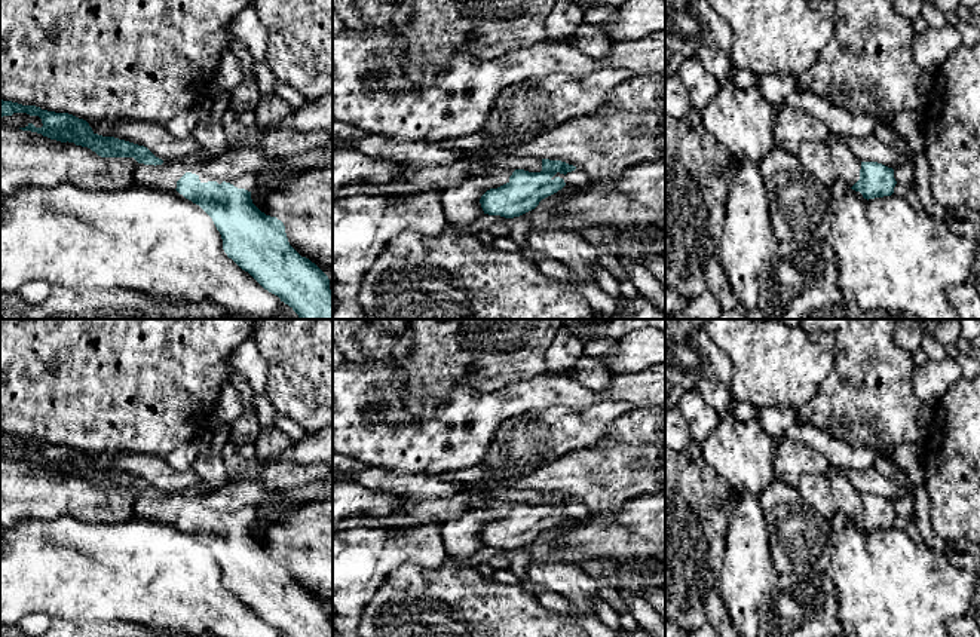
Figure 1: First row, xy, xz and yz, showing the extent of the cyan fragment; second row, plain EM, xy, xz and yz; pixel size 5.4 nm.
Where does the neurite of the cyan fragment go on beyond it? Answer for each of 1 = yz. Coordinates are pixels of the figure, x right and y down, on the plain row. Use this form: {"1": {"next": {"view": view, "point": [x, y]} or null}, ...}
{"1": {"next": null}}

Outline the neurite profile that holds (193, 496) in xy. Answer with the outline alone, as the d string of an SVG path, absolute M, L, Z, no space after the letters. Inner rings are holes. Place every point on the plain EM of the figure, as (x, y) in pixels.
M199 478L193 489L181 491L163 493L162 497L138 496L134 502L134 518L153 520L163 524L174 524L177 514L186 506L202 506L203 496L209 486L205 480Z

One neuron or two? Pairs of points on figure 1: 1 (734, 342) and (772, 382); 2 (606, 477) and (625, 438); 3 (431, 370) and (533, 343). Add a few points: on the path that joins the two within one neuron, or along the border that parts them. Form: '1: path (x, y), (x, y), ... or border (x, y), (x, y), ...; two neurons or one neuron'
1: path (744, 352), (763, 371); one neuron
2: path (615, 468), (625, 458), (625, 447); one neuron
3: path (456, 345), (508, 343); one neuron

